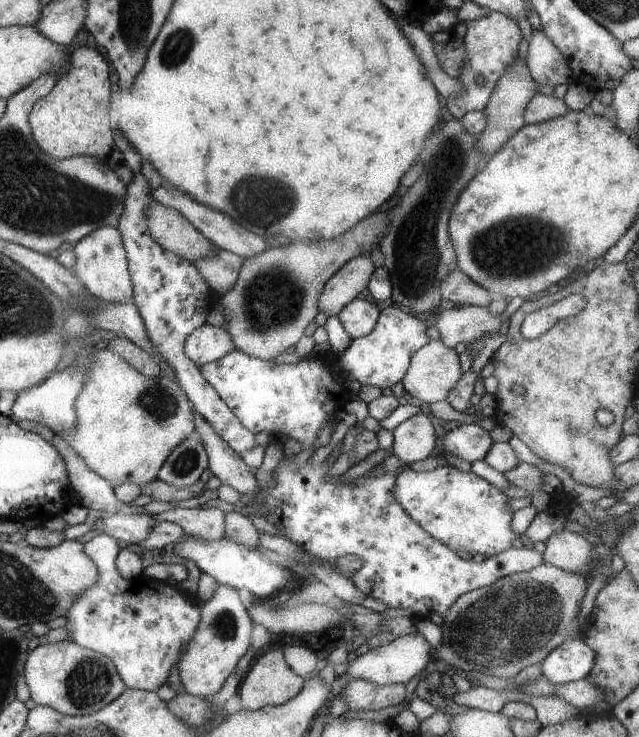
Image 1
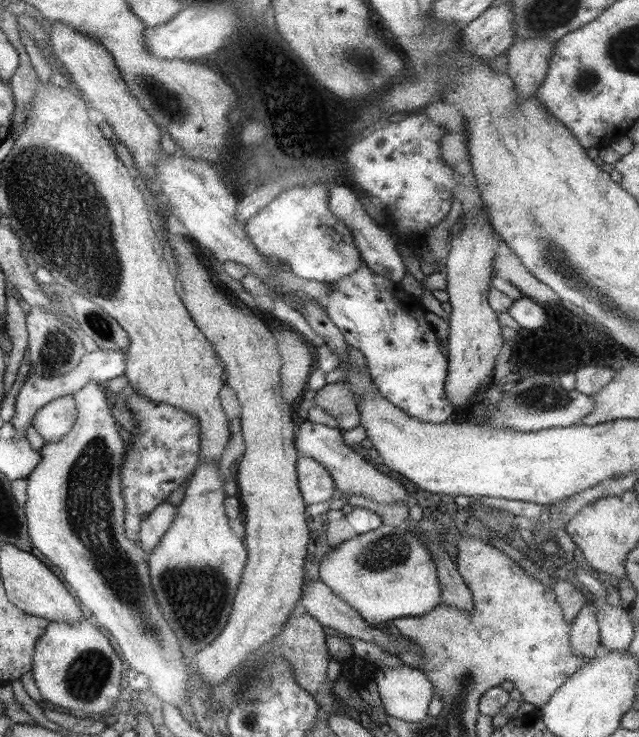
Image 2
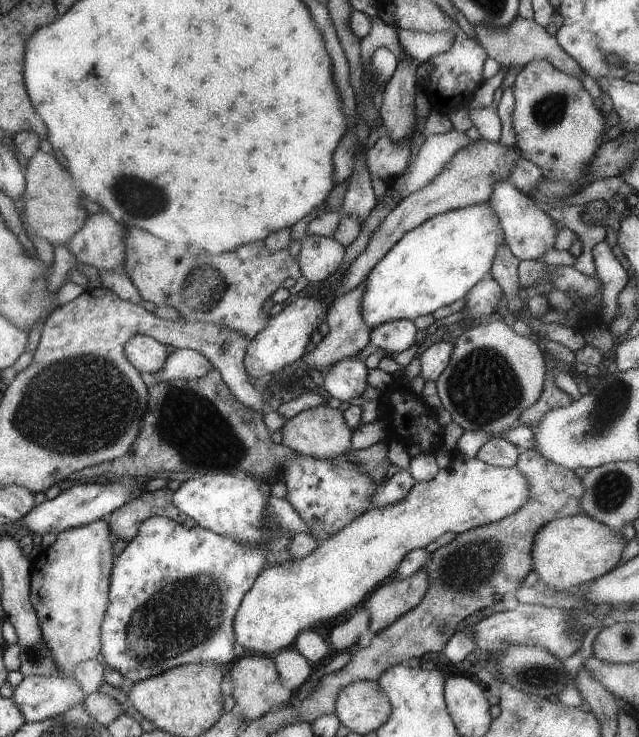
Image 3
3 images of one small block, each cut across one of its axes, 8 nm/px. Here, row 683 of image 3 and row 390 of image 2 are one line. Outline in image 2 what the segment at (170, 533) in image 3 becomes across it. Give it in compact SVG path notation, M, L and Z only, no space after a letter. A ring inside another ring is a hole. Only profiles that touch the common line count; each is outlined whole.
M128 388L125 394L127 408L131 410L131 414L135 418L137 433L131 436L131 447L125 445L125 457L123 457L120 467L119 483L124 503L124 534L126 538L135 543L138 541L142 515L148 515L155 506L164 502L173 490L187 484L186 481L188 482L192 478L195 465L198 462L199 439L197 438L197 417L193 417L191 413L165 403L153 403L151 399L135 393L132 388Z

